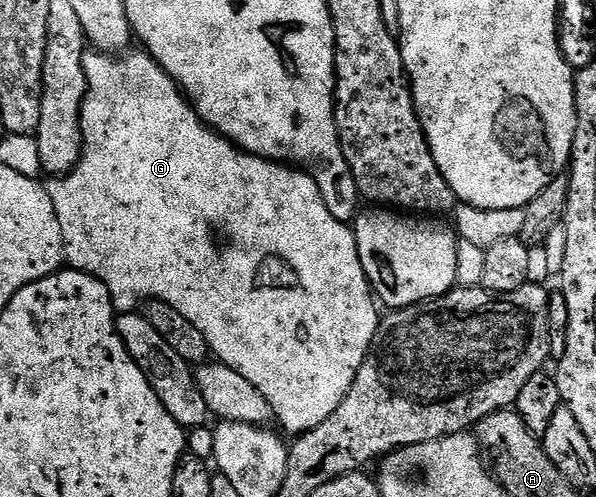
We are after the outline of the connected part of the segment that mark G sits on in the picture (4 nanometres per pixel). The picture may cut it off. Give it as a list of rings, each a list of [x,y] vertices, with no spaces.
[[[88,51],[84,55],[86,98],[82,104],[82,157],[79,158],[76,167],[71,173],[67,173],[65,176],[55,176],[53,179],[45,182],[48,195],[52,199],[52,207],[56,207],[56,219],[60,219],[62,256],[65,264],[69,268],[78,269],[82,273],[87,273],[96,279],[100,279],[100,283],[104,283],[104,287],[108,287],[108,295],[112,299],[115,310],[119,314],[135,312],[139,308],[138,297],[142,297],[141,299],[163,301],[172,307],[176,307],[176,311],[180,311],[180,315],[184,315],[184,319],[188,319],[188,323],[192,323],[196,327],[196,331],[200,331],[200,335],[204,335],[204,339],[210,345],[211,354],[221,364],[232,367],[232,371],[244,375],[244,379],[248,379],[248,383],[252,383],[252,387],[256,387],[256,391],[260,391],[260,395],[271,405],[273,420],[275,422],[278,423],[279,421],[290,432],[290,435],[301,435],[312,431],[316,427],[320,427],[320,423],[324,423],[324,419],[328,415],[332,415],[336,411],[336,407],[340,407],[340,403],[346,398],[346,392],[352,387],[352,383],[358,374],[358,368],[364,363],[364,359],[370,350],[372,339],[378,330],[380,320],[380,312],[378,313],[379,306],[376,304],[376,298],[370,288],[370,280],[364,275],[364,267],[360,263],[360,255],[356,247],[353,228],[347,222],[336,219],[336,215],[332,215],[332,211],[328,211],[328,207],[324,203],[324,195],[320,195],[320,187],[314,182],[313,177],[309,173],[285,163],[269,161],[263,157],[245,153],[237,145],[232,144],[227,137],[222,137],[215,129],[210,128],[210,126],[200,120],[194,106],[182,96],[182,90],[179,89],[178,84],[153,61],[149,53],[145,51],[134,52],[126,51],[121,55],[115,55],[105,51]]]

